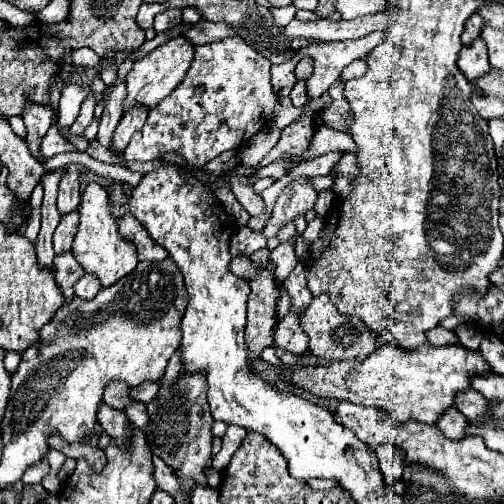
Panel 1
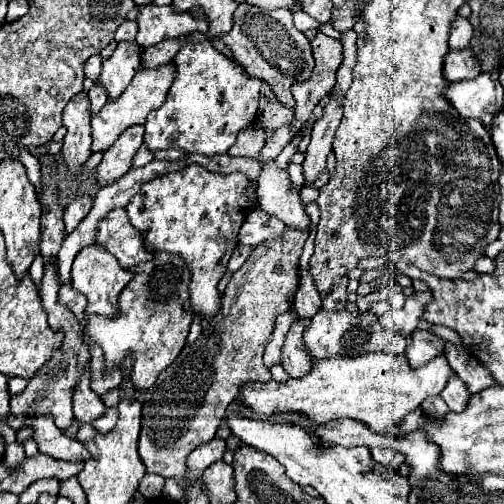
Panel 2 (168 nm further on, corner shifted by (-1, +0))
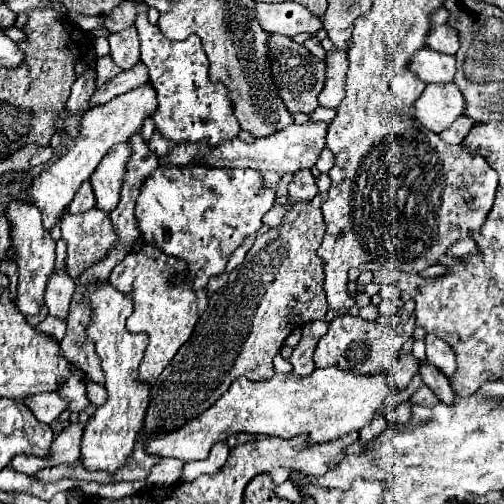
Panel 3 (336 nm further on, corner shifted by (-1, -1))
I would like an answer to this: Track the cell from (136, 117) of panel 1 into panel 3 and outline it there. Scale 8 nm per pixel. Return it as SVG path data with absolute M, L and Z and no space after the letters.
M122 142L120 146L112 146L112 150L108 150L100 166L90 176L96 196L96 208L104 212L112 212L112 208L116 208L116 202L120 200L120 182L124 176L126 162L128 162L128 142Z

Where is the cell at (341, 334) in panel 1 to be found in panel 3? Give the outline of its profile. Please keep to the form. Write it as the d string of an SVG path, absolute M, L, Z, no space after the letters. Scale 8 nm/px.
M338 316L330 322L328 334L318 342L314 352L314 364L316 368L326 366L340 366L342 370L350 370L356 374L382 374L392 372L392 366L396 366L396 354L404 344L404 334L398 328L380 324L380 322L366 322L360 316Z

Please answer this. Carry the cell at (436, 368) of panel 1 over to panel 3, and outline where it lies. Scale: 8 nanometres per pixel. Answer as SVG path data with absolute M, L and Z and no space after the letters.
M316 368L310 376L300 378L294 374L274 374L270 380L264 382L250 382L248 378L238 378L232 382L228 392L220 396L218 402L214 402L204 414L198 418L186 422L178 430L172 432L156 432L152 438L144 442L146 454L162 456L162 458L178 458L182 462L190 460L204 460L210 454L210 448L216 442L226 442L232 434L264 434L264 436L278 436L278 438L294 438L300 434L308 436L308 442L330 442L346 436L352 430L360 430L374 418L376 412L384 412L384 400L392 392L388 382L388 374L376 374L376 376L354 376L352 372L344 372L340 368Z

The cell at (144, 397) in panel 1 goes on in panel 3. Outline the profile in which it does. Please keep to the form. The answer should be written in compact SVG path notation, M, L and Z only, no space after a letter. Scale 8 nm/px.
M84 376L84 384L86 384L86 396L88 396L88 400L90 400L94 406L100 406L100 404L104 402L104 398L106 398L104 386L98 384L98 382L92 382L88 376Z

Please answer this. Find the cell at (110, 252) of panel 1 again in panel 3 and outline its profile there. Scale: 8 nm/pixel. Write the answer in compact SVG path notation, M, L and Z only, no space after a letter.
M90 284L88 302L92 306L92 322L86 334L94 340L96 354L102 360L108 400L94 412L84 428L80 460L88 470L116 470L120 468L120 462L132 454L136 434L144 426L144 414L150 404L150 386L138 376L138 366L143 359L148 336L126 330L126 318L132 312L132 300L126 294L120 294L112 284Z

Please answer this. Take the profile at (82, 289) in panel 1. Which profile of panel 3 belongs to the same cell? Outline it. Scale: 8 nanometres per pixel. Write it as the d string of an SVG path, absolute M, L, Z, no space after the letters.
M46 316L38 326L36 326L36 332L40 334L48 334L52 336L56 342L62 340L64 332L66 332L66 322L58 320L58 318L52 318L52 316Z

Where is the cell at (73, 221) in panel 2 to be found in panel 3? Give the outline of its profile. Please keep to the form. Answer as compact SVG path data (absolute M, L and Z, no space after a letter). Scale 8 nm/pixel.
M86 180L86 182L78 188L72 204L68 206L68 212L70 212L70 214L80 214L80 212L84 212L84 210L94 208L94 204L96 204L96 202L94 202L92 186L90 186L90 180Z

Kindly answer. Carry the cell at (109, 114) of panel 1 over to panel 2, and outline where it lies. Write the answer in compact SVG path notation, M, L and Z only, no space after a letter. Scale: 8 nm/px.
M120 41L114 55L104 61L104 69L98 81L108 91L108 101L116 101L130 85L136 69L140 67L140 51L142 47L138 43Z

